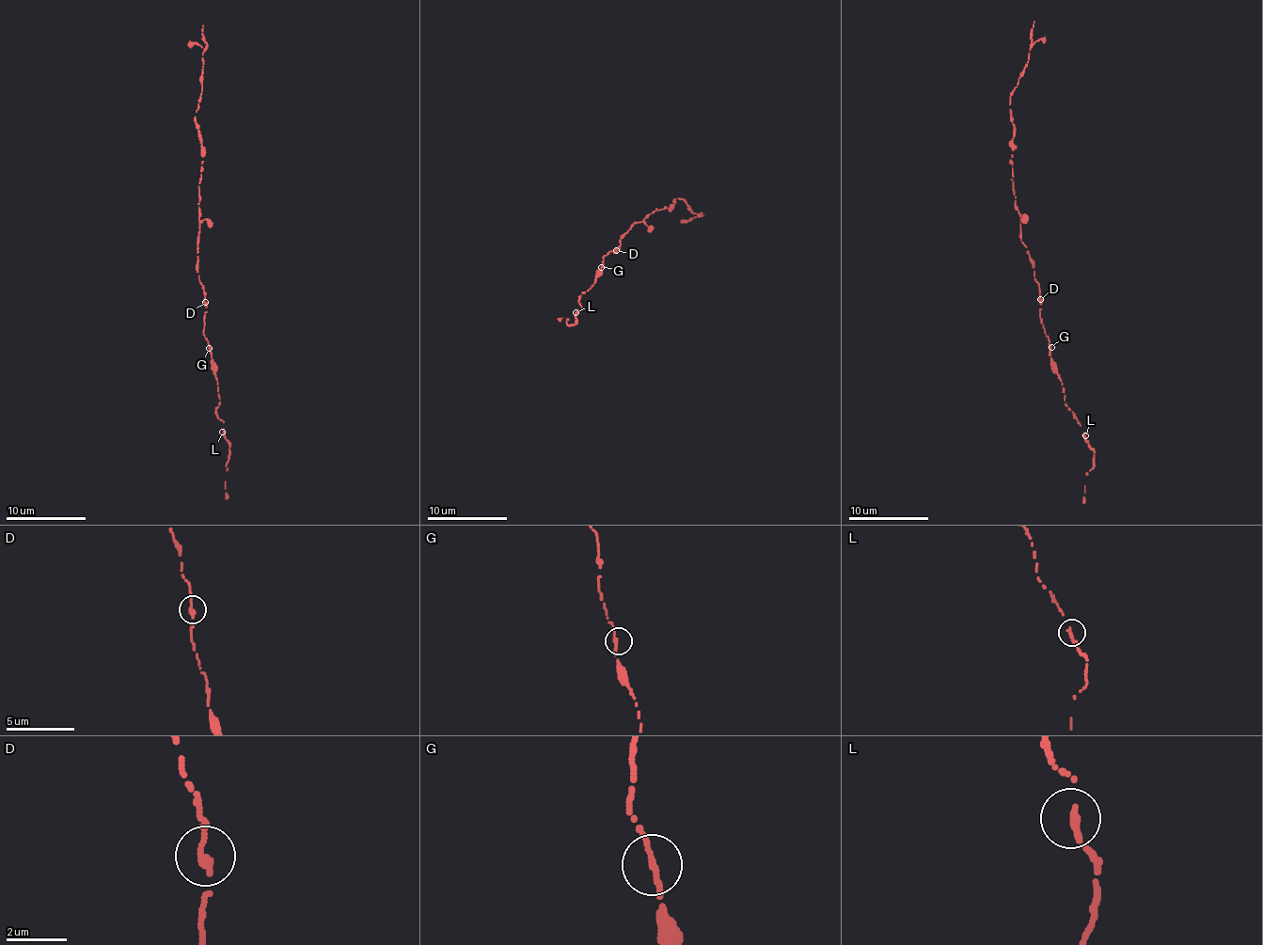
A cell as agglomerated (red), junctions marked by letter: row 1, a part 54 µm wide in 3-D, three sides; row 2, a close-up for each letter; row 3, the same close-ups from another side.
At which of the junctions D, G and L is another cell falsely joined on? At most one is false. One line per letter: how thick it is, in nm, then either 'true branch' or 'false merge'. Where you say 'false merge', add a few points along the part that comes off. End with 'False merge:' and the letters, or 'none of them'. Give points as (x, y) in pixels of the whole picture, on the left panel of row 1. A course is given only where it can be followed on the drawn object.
D: 220 nm | true branch
G: 200 nm | true branch
L: 200 nm | true branch
False merge: none of them

